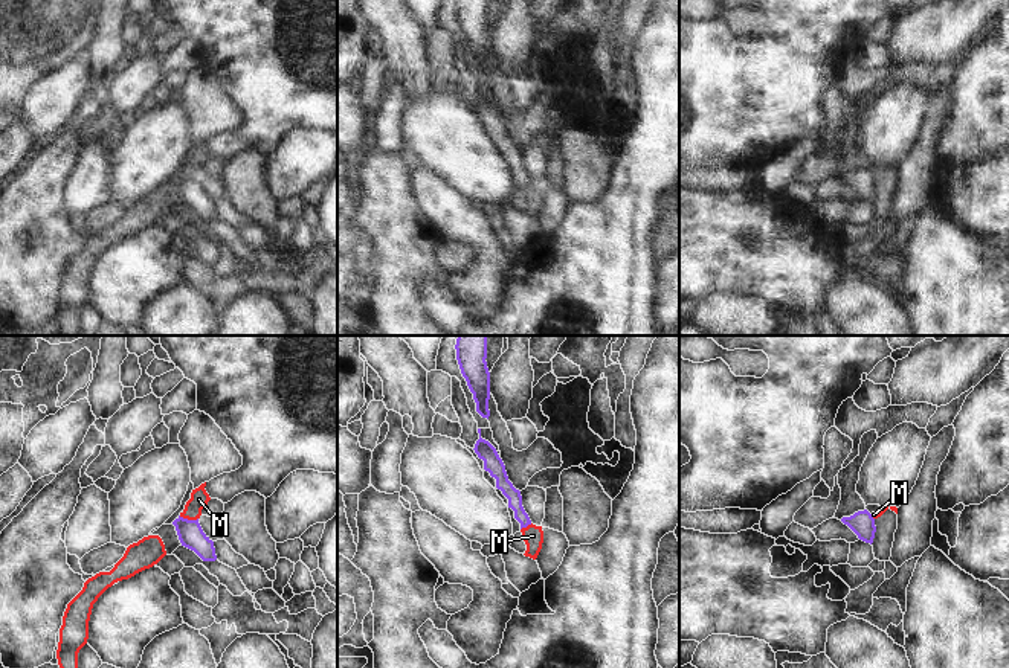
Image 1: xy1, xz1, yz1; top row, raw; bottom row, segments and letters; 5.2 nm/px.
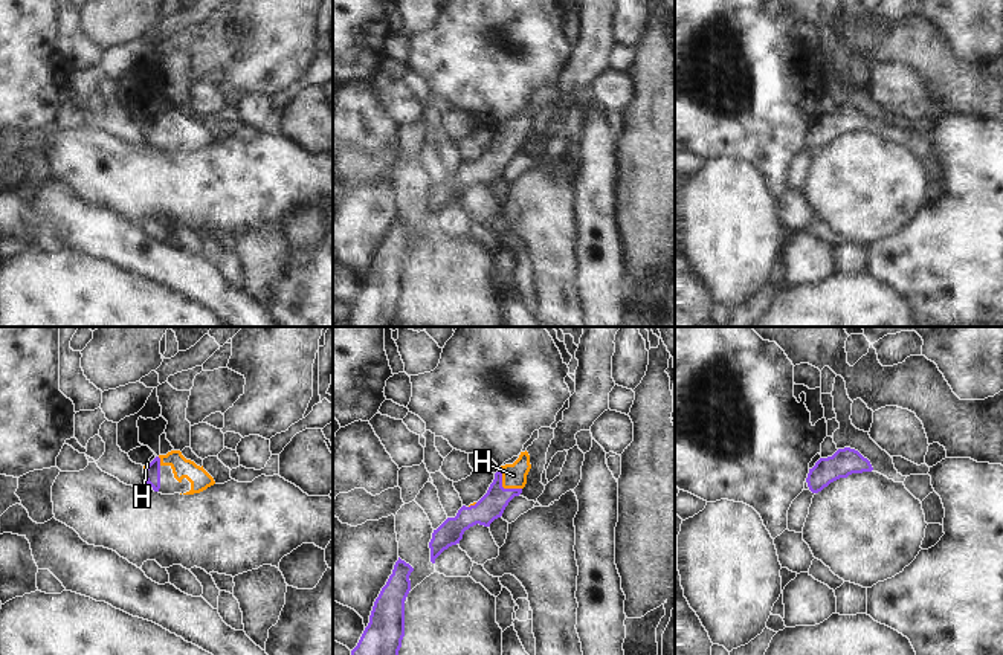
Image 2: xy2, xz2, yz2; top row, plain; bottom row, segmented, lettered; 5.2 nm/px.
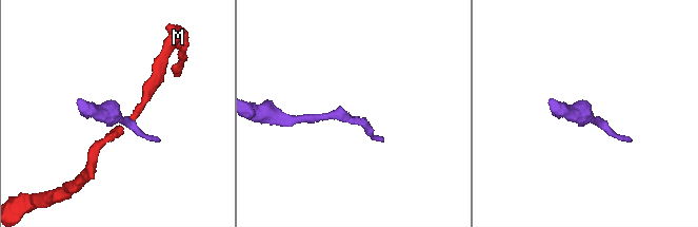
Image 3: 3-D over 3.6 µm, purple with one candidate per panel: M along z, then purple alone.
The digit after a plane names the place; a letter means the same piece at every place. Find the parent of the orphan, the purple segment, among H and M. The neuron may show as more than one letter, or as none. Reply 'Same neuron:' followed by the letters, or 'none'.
Same neuron: H

